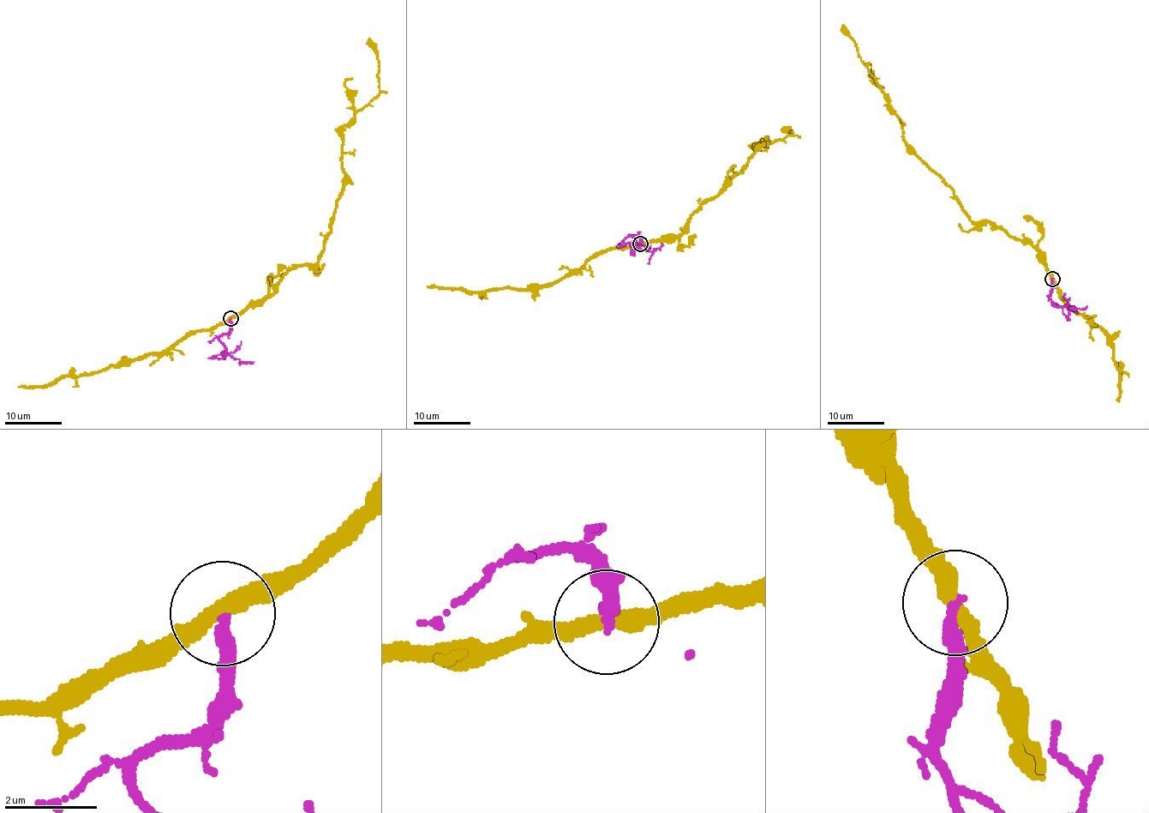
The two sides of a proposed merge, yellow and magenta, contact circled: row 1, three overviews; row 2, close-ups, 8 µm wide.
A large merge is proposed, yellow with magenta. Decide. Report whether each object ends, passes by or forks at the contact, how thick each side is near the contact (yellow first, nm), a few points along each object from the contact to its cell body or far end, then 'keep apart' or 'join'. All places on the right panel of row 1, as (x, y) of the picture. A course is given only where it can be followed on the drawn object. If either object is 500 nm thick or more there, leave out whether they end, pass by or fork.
yellow passes by | magenta ends | 360/280 nm | yellow via (1052, 279), (1031, 243), (970, 219), (954, 191), (906, 146), (902, 124), (842, 25) | magenta via (1052, 279), (1050, 297), (1053, 304), (1069, 307) | keep apart

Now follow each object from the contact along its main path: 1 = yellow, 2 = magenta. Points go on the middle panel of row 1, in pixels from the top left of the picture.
1: (641, 244), (684, 231), (690, 214), (742, 173), (753, 145), (754, 150), (793, 134), (783, 130)
2: (641, 244), (641, 239), (629, 236), (633, 237), (635, 247), (640, 249), (652, 251), (663, 245)

